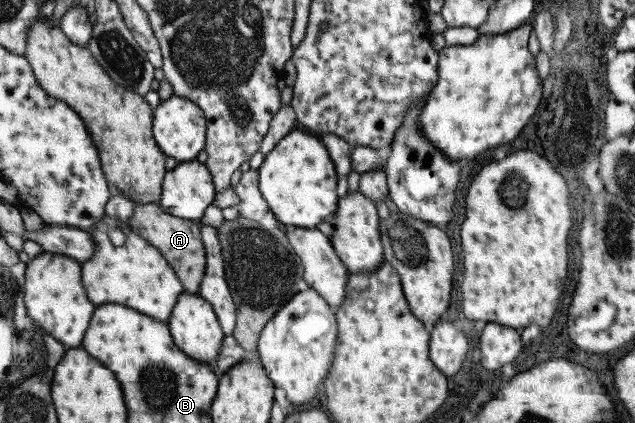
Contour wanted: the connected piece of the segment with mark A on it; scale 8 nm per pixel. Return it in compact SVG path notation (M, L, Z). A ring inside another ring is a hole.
M158 203L134 205L127 224L138 236L141 236L161 252L185 292L198 293L200 281L205 271L205 252L200 238L201 227L199 224L168 214Z

